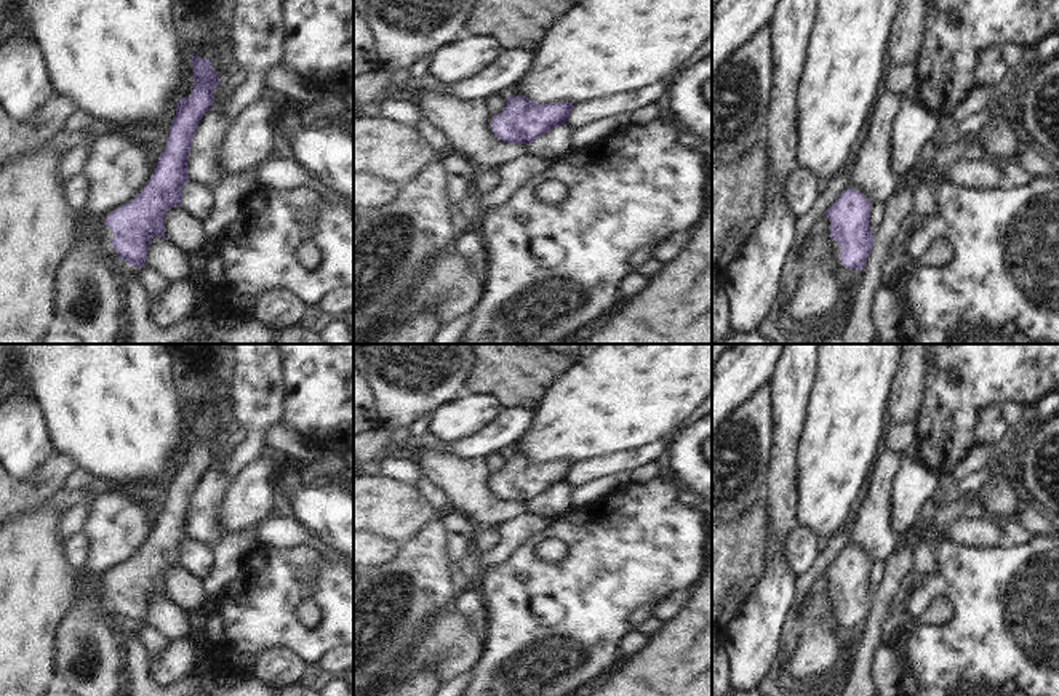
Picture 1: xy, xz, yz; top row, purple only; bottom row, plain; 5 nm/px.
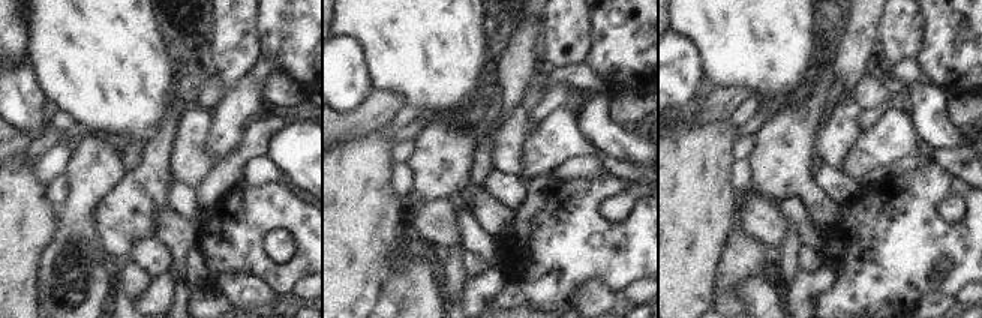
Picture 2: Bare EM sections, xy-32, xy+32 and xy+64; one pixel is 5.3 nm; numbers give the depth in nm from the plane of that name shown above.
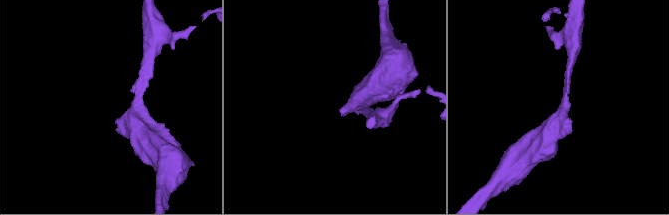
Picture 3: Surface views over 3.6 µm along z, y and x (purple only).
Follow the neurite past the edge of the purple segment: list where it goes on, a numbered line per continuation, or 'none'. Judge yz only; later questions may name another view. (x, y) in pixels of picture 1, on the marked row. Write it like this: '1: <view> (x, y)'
none

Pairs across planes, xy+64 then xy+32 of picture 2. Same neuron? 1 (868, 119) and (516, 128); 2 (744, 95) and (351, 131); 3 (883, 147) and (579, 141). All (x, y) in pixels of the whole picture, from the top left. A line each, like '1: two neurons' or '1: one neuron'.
1: two neurons
2: one neuron
3: one neuron

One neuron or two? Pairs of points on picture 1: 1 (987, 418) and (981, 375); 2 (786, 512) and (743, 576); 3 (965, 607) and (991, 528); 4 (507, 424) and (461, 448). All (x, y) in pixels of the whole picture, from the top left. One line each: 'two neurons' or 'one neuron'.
1: two neurons
2: two neurons
3: two neurons
4: one neuron

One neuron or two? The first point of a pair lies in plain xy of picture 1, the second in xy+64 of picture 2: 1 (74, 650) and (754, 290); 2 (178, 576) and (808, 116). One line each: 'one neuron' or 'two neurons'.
1: one neuron
2: one neuron

